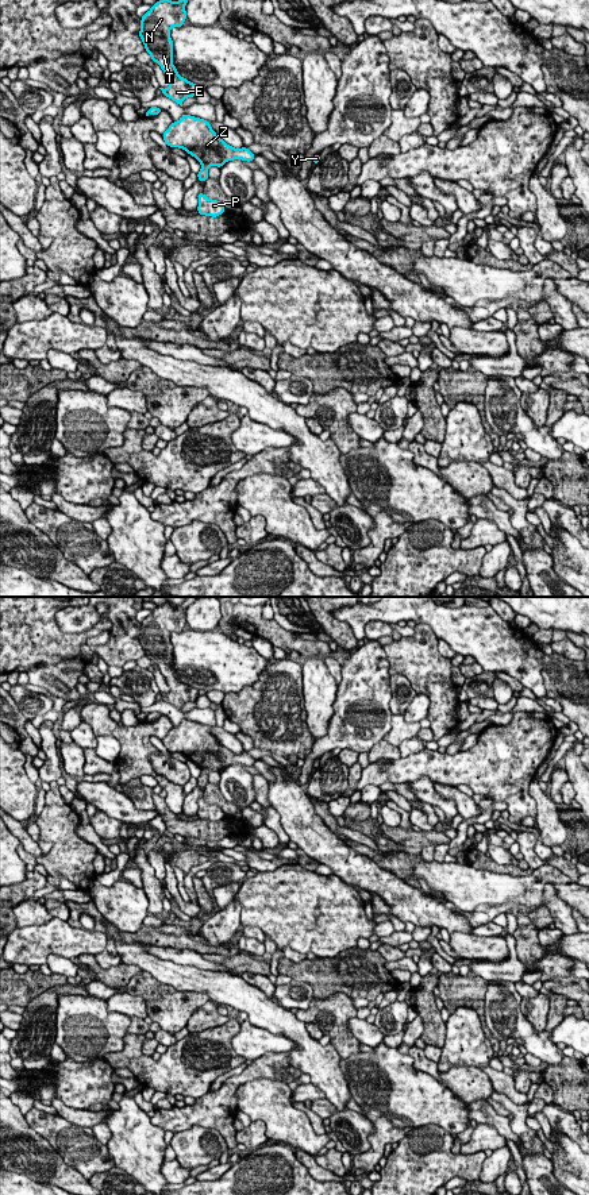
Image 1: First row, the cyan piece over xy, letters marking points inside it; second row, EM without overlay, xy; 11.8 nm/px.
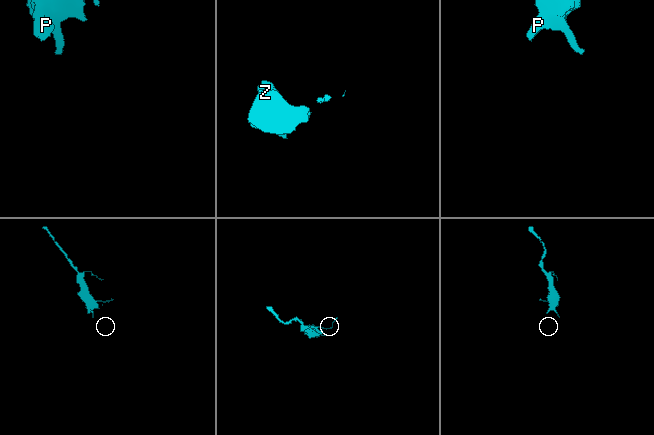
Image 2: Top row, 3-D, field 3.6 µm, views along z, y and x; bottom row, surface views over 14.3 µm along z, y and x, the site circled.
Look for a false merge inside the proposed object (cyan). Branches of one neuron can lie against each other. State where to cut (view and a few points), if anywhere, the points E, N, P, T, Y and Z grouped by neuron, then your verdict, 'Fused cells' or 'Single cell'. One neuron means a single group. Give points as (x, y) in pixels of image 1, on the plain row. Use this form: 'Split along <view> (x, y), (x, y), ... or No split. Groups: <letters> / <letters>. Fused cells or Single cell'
No split. Groups: E N P T Y Z. Single cell

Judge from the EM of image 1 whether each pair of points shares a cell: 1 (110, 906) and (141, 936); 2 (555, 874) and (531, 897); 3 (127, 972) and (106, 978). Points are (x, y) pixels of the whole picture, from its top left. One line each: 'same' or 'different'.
1: different
2: same
3: same

